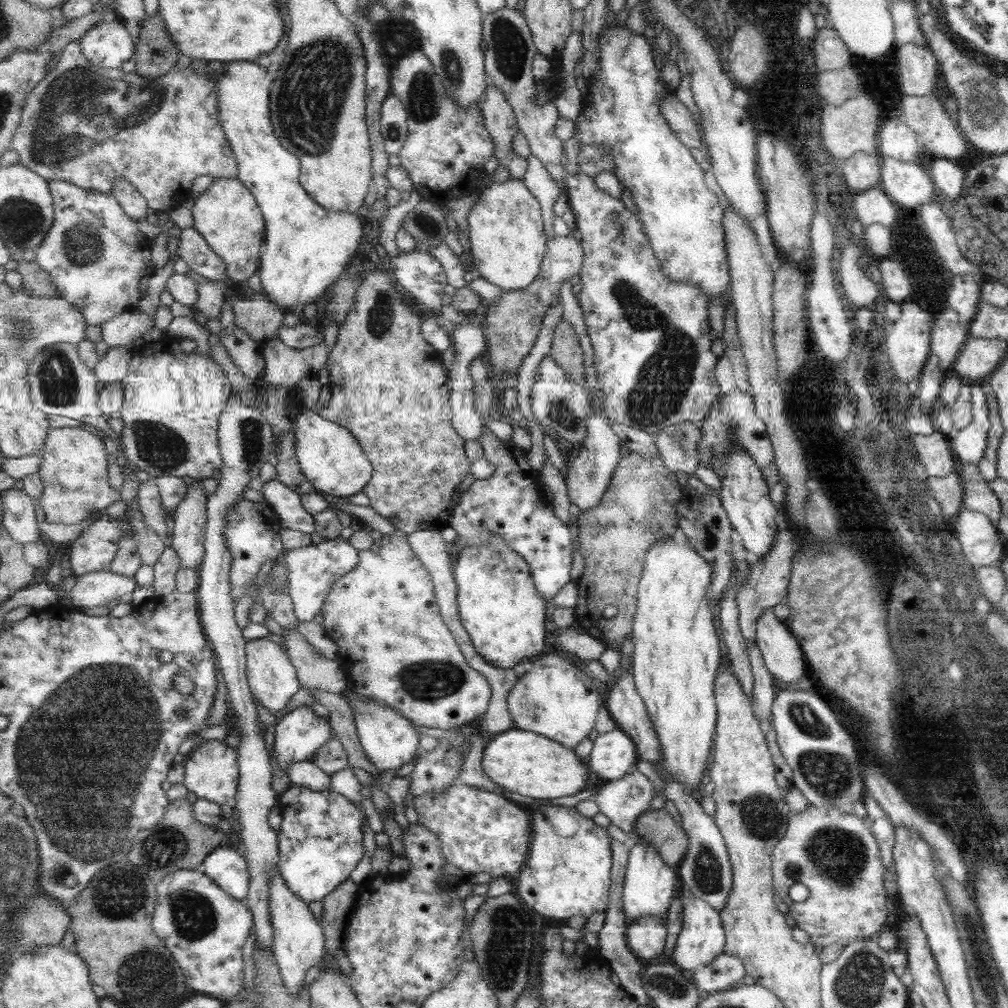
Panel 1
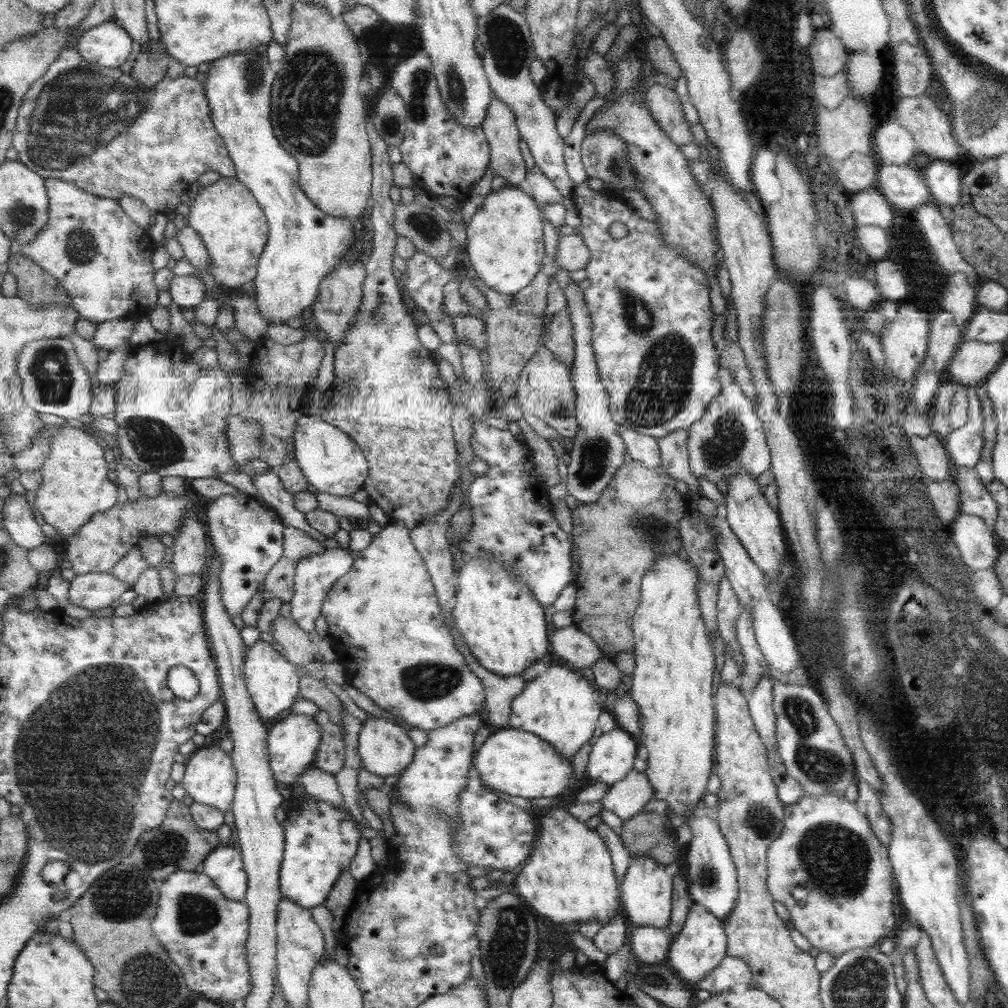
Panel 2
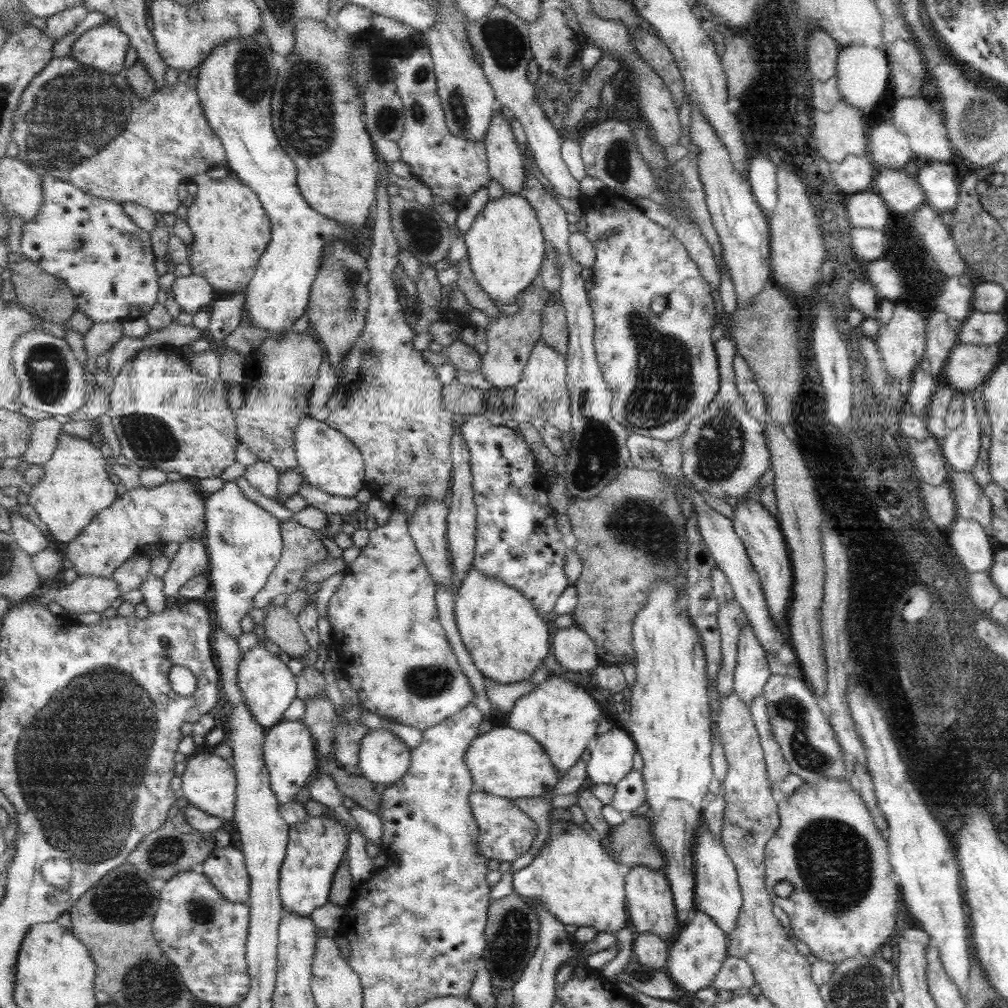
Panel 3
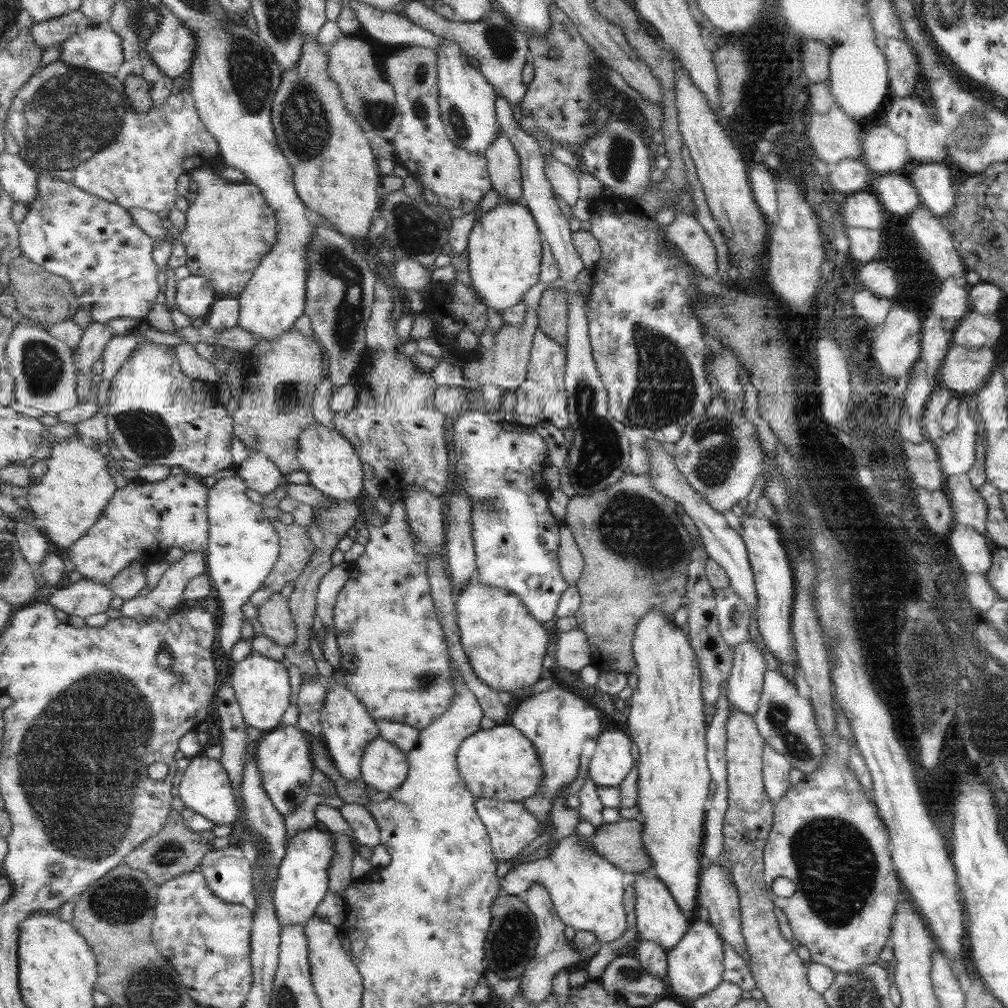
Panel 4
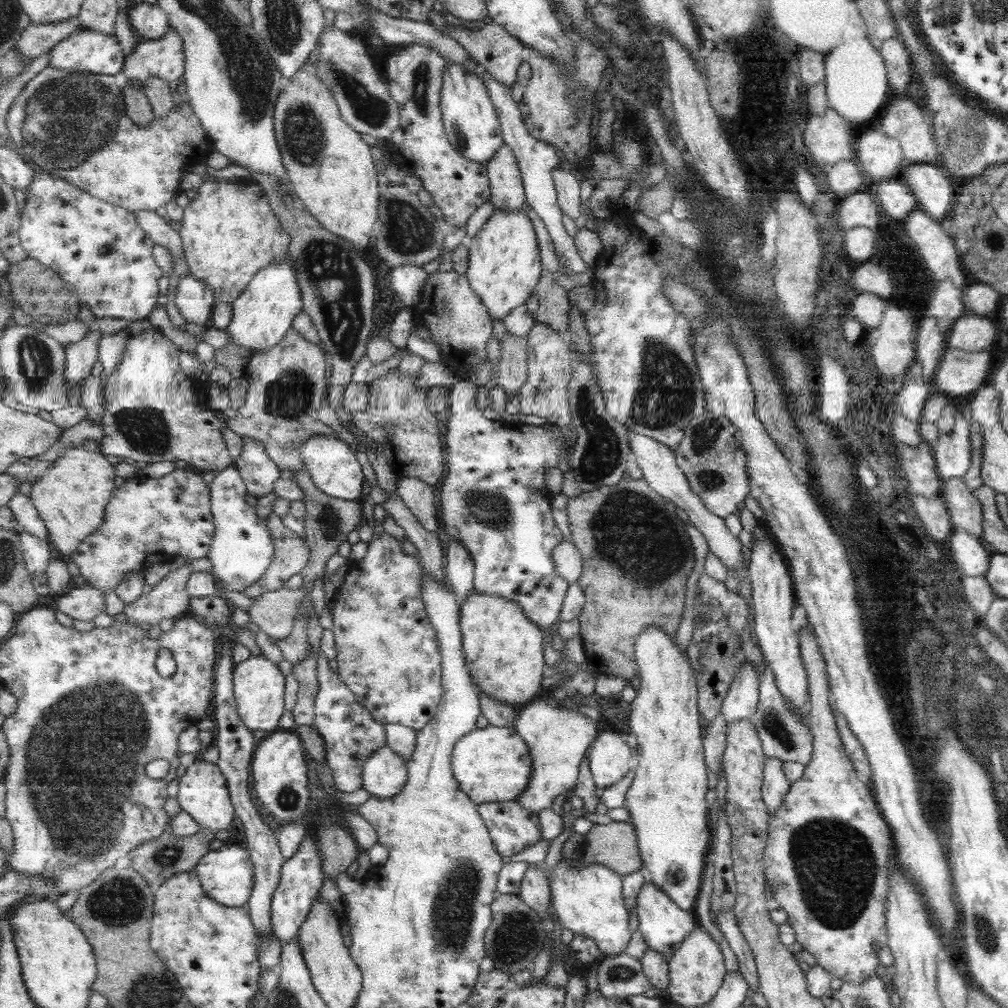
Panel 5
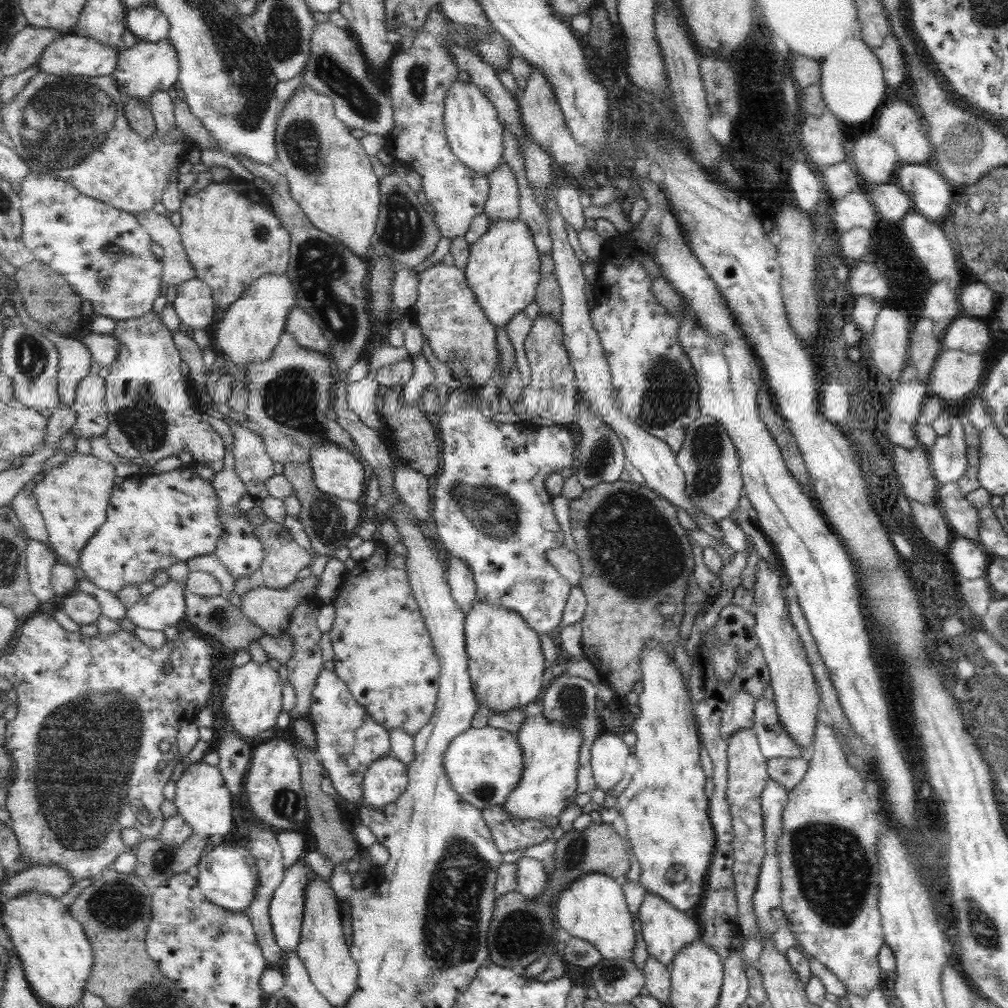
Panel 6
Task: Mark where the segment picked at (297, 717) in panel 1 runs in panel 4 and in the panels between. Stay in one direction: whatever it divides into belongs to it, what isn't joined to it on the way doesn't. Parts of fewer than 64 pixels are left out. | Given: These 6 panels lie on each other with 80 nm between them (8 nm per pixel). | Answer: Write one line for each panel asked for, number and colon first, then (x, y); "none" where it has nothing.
2: (294, 742)
3: (291, 749)
4: (285, 759)

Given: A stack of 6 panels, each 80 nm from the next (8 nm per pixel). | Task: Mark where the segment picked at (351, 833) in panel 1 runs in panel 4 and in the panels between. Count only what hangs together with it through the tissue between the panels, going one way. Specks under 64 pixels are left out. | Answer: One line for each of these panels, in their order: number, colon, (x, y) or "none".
2: (322, 840)
3: (316, 849)
4: (303, 881)

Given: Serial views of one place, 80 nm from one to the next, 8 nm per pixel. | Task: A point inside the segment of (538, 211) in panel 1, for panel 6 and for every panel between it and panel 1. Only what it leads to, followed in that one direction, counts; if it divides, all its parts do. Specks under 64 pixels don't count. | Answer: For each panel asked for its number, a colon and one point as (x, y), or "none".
2: (505, 243)
3: (506, 246)
4: (505, 249)
5: (505, 267)
6: (505, 267)

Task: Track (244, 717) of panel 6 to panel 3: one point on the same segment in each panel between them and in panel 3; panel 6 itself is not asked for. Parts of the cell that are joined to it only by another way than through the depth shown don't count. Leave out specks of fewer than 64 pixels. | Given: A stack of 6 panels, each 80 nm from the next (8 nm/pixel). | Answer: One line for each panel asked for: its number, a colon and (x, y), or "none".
3: (268, 685)
4: (262, 685)
5: (259, 686)

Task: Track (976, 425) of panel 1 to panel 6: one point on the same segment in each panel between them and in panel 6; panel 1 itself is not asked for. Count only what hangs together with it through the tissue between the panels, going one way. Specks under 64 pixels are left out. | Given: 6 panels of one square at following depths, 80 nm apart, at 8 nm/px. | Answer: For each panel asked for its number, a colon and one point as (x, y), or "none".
2: (962, 445)
3: (959, 447)
4: (956, 451)
5: (951, 454)
6: (947, 457)

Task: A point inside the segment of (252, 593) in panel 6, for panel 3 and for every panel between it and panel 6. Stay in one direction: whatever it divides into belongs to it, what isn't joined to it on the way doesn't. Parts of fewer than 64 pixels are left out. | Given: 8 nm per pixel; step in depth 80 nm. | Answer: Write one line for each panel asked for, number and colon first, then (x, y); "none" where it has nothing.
3: (281, 627)
4: (275, 619)
5: (275, 612)

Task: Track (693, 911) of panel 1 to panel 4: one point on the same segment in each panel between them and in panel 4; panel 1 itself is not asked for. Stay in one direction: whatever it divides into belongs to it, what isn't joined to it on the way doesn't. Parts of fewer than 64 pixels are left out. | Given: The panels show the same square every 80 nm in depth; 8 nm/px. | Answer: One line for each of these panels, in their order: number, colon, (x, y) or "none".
2: (699, 947)
3: (699, 949)
4: (694, 966)

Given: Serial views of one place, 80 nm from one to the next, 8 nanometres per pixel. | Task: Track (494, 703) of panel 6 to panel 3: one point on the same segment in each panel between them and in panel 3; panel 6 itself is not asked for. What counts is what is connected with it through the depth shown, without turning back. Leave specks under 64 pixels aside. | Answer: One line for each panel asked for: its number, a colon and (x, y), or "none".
3: (507, 638)
4: (506, 645)
5: (503, 647)

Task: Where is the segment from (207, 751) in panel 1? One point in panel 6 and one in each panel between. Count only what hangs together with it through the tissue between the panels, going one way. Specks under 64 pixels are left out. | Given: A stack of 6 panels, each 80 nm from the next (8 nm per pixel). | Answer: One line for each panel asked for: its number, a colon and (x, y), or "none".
2: (211, 778)
3: (210, 783)
4: (206, 787)
5: (203, 792)
6: (202, 798)

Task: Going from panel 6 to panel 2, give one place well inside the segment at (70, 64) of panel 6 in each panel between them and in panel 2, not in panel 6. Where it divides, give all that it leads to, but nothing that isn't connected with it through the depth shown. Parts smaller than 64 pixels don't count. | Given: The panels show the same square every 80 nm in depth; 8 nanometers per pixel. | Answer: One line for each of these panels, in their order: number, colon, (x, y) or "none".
2: (109, 44)
3: (105, 47)
4: (98, 48)
5: (88, 51)

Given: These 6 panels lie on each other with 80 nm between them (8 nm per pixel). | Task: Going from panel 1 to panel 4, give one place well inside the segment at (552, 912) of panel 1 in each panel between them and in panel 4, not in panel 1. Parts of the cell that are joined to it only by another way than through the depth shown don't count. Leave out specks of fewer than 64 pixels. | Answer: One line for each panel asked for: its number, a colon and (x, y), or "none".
2: (570, 878)
3: (574, 876)
4: (587, 889)

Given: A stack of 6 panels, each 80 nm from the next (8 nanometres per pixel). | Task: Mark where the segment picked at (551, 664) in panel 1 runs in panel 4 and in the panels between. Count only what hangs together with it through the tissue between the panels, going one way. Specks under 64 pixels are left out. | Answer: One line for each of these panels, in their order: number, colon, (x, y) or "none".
2: (559, 705)
3: (563, 717)
4: (558, 722)

